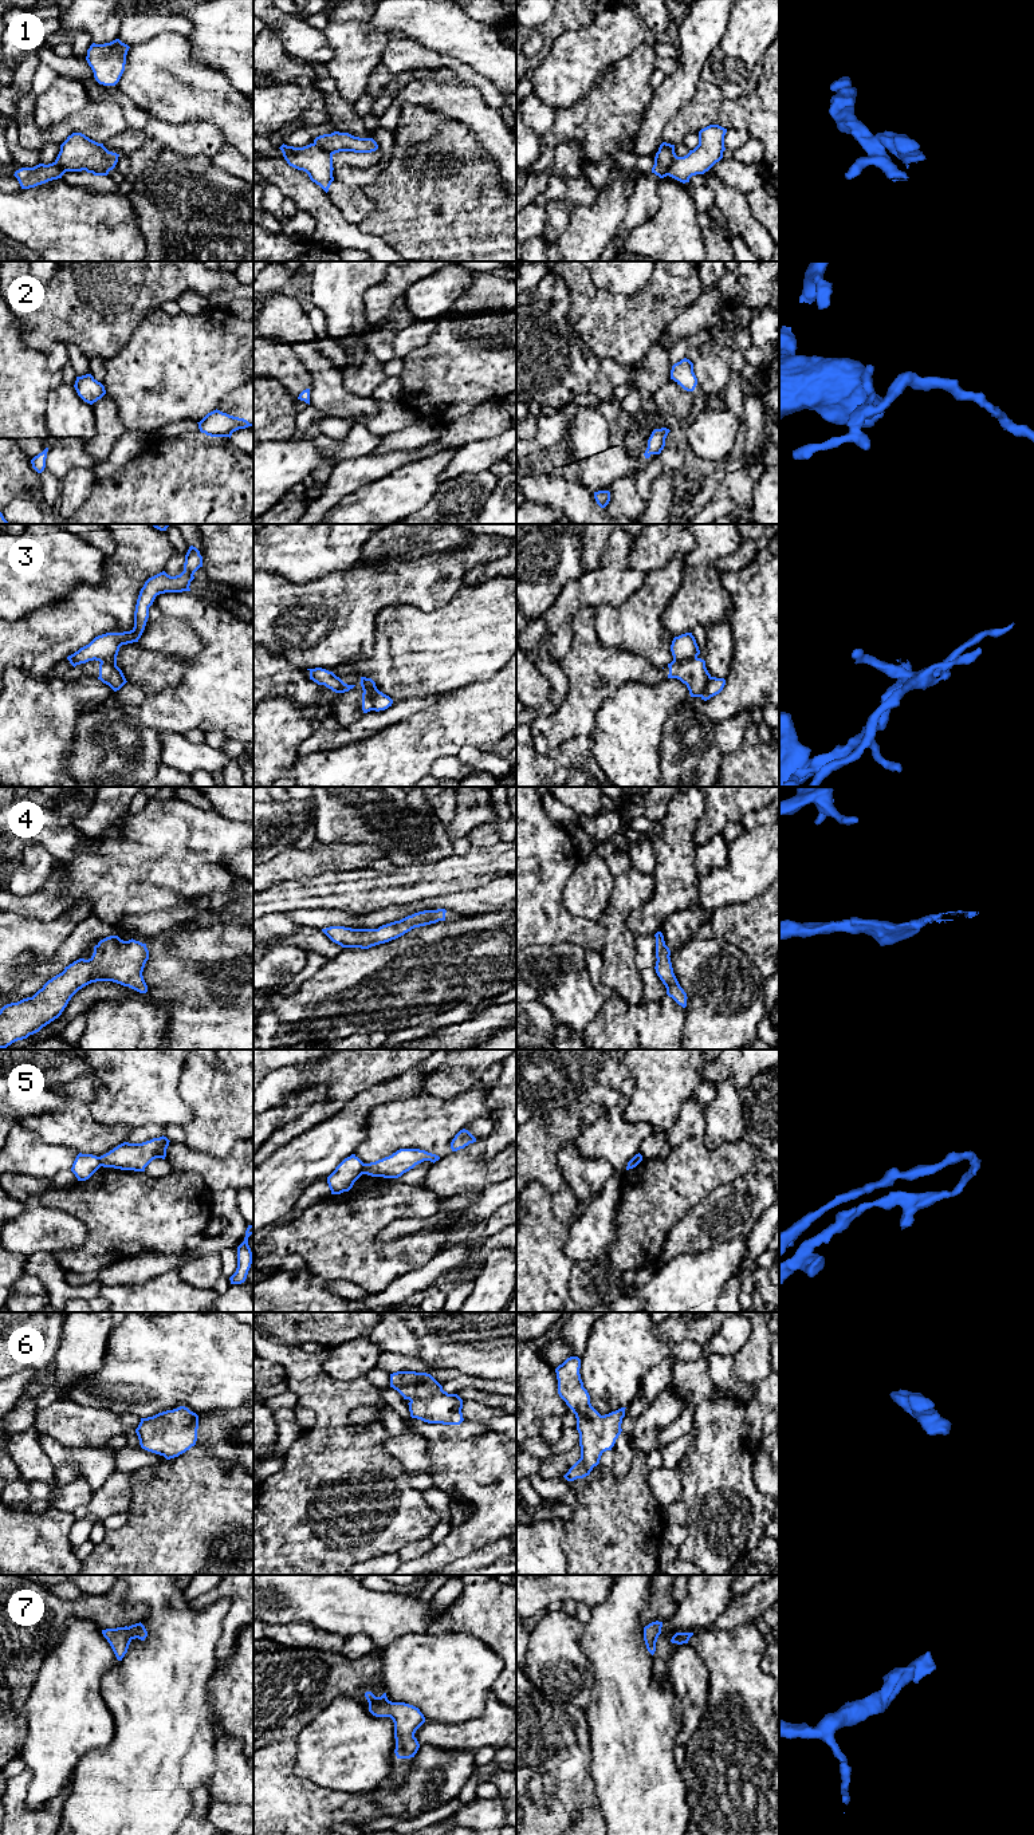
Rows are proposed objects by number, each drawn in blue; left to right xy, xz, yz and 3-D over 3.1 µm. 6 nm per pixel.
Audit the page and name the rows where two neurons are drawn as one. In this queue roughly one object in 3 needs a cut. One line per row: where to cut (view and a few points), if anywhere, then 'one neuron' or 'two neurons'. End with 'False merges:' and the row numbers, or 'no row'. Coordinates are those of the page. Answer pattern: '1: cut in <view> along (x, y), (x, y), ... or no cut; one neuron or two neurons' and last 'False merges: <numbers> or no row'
1: cut in xz along (314, 142), (331, 154); two neurons
2: no cut; one neuron
3: cut in yz along (696, 657), (683, 661), (673, 660); two neurons
4: no cut; one neuron
5: cut in xz along (365, 1164), (361, 1173); two neurons
6: no cut; one neuron
7: no cut; one neuron
False merges: 1, 3, 5

